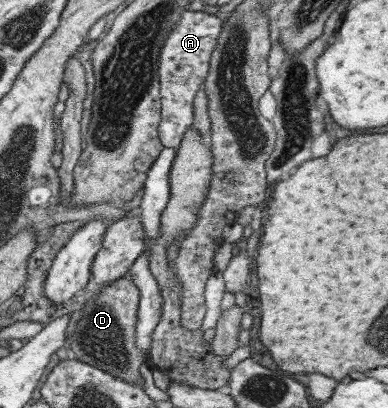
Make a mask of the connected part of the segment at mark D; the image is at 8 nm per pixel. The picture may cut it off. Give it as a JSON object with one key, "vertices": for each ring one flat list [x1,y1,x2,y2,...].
{"vertices":[[129,271,119,280,92,295,80,308,80,321,74,325,74,331,68,331,70,349,78,360,95,365,98,369,121,377,124,381,139,384,139,369,142,363,149,361,135,344,135,323,139,306,140,290,129,278]]}

